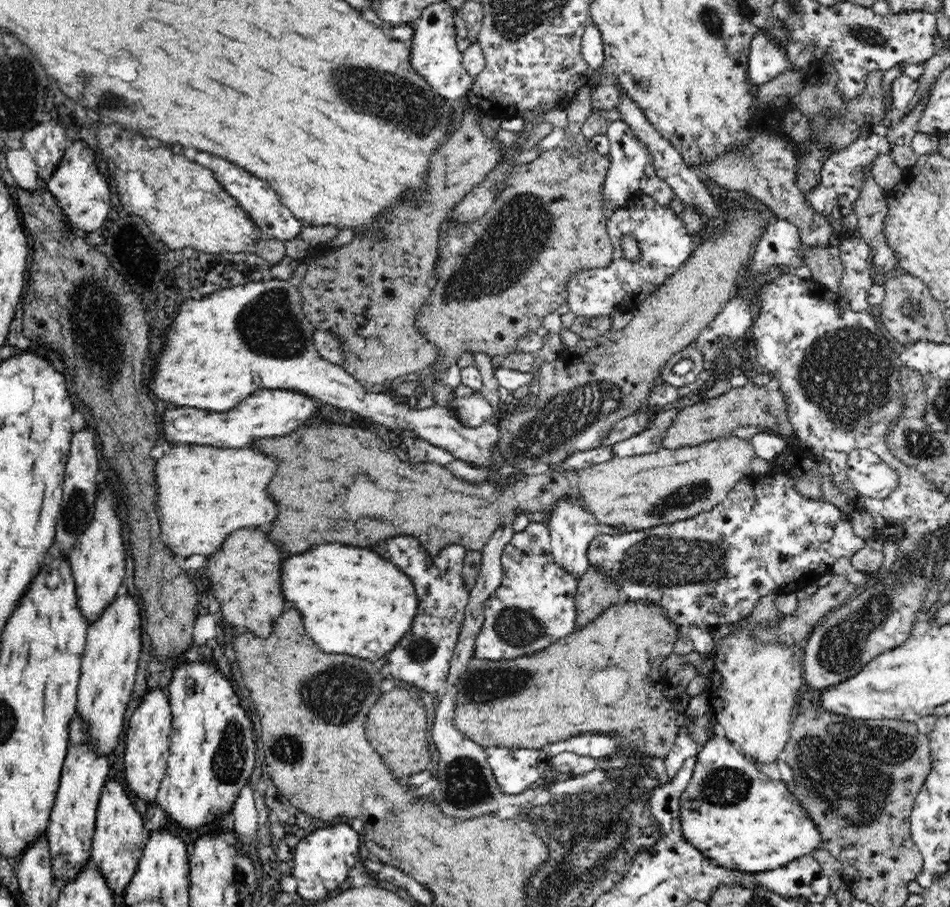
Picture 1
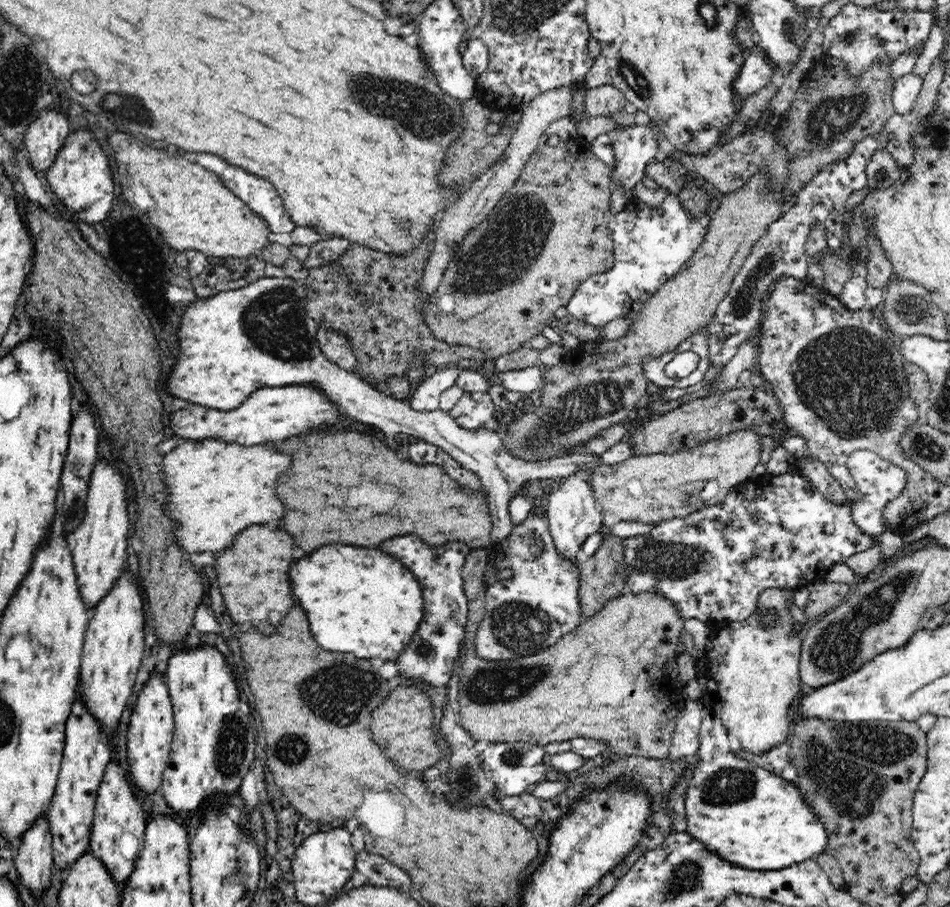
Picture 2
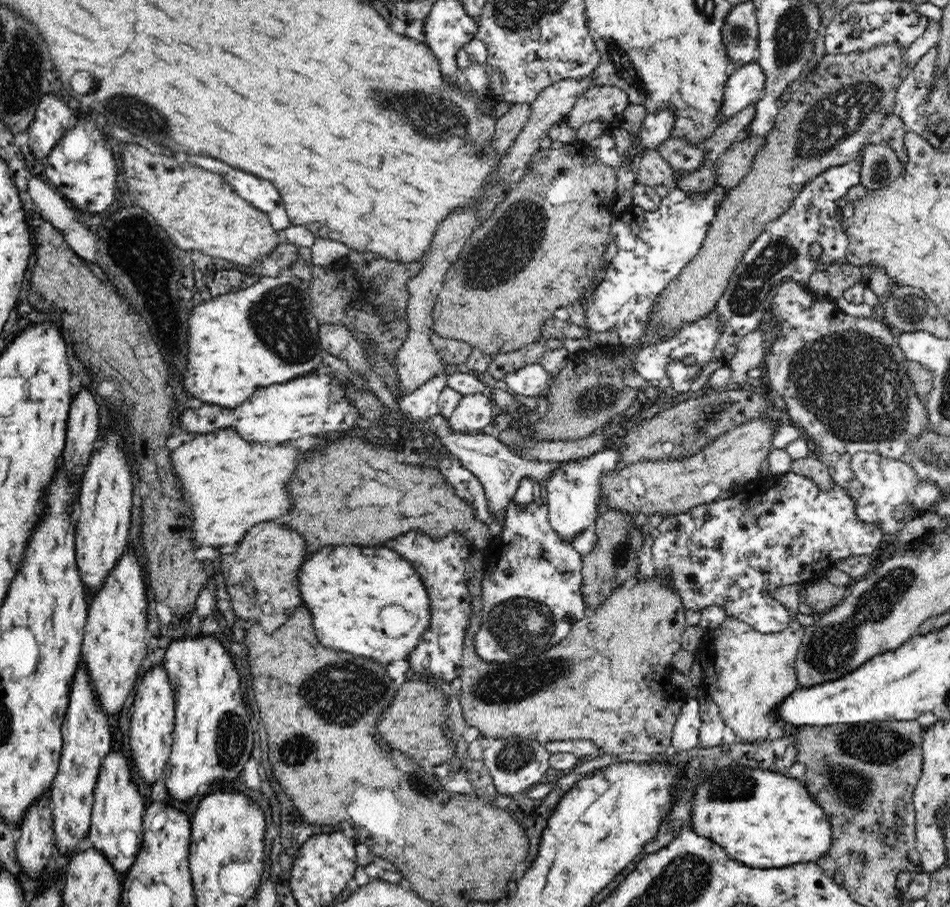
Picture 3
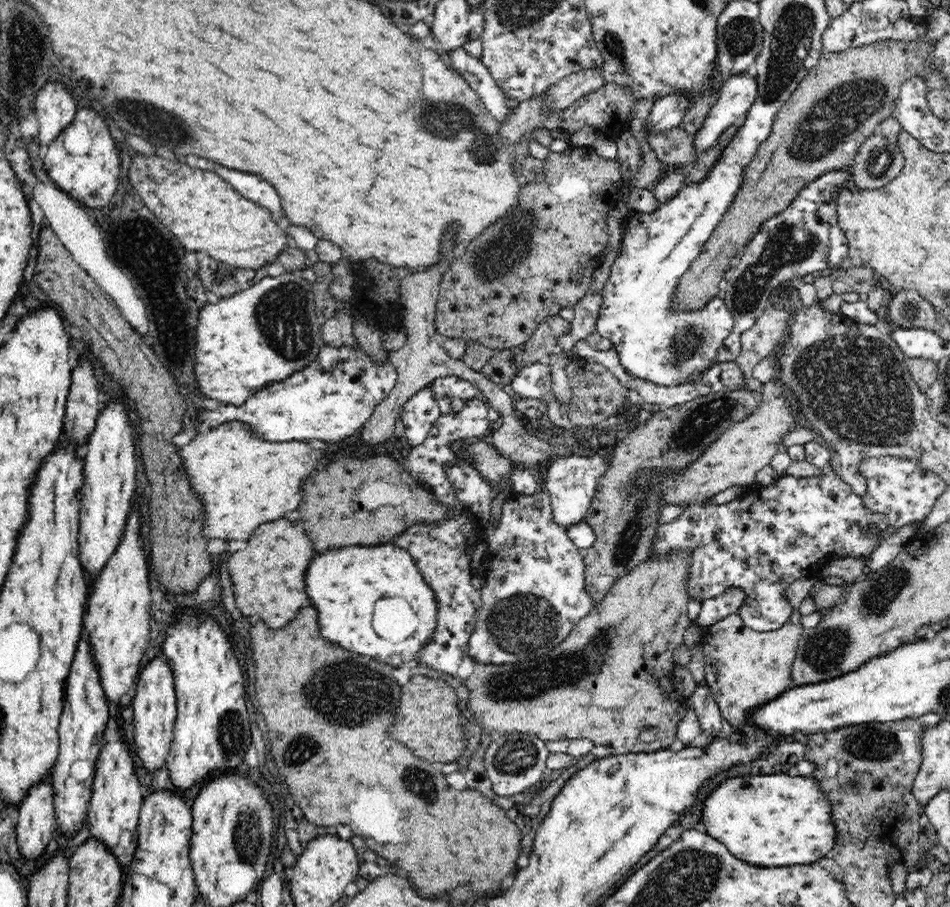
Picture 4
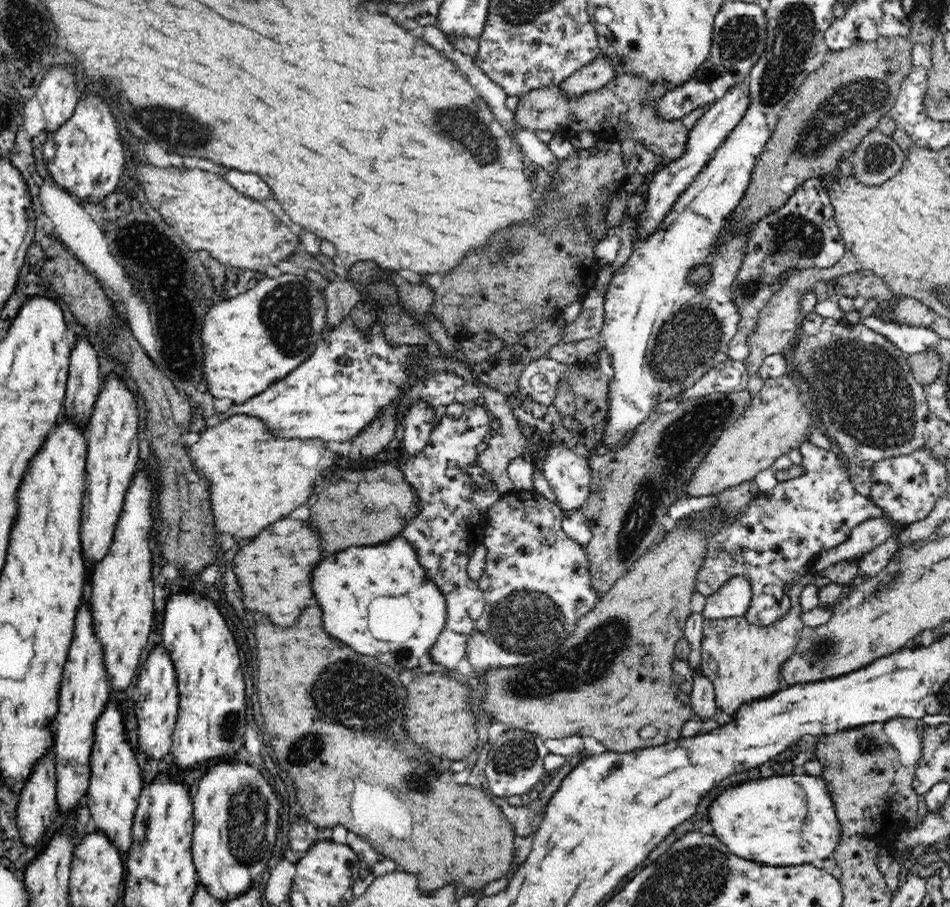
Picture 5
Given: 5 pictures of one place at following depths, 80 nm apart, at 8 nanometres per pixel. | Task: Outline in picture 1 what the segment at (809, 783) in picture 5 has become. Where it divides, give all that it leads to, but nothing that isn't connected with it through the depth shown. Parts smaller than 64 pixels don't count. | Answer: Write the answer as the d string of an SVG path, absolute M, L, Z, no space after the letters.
M721 731L720 733L711 734L711 739L703 744L701 751L696 757L692 778L686 786L686 790L683 790L680 794L679 805L681 815L679 816L679 820L681 822L681 831L684 839L686 839L690 845L694 846L696 850L700 850L700 853L706 856L706 859L728 870L736 870L742 873L764 873L768 870L775 870L785 866L788 862L793 862L795 859L811 855L815 850L819 849L822 842L822 835L818 833L818 827L814 826L814 822L810 822L810 815L806 814L806 810L800 806L800 802L794 798L794 793L790 790L791 787L787 786L782 779L780 782L774 782L774 780L770 780L769 777L764 776L764 773L756 769L750 760L734 749L732 743L727 741L727 738Z

